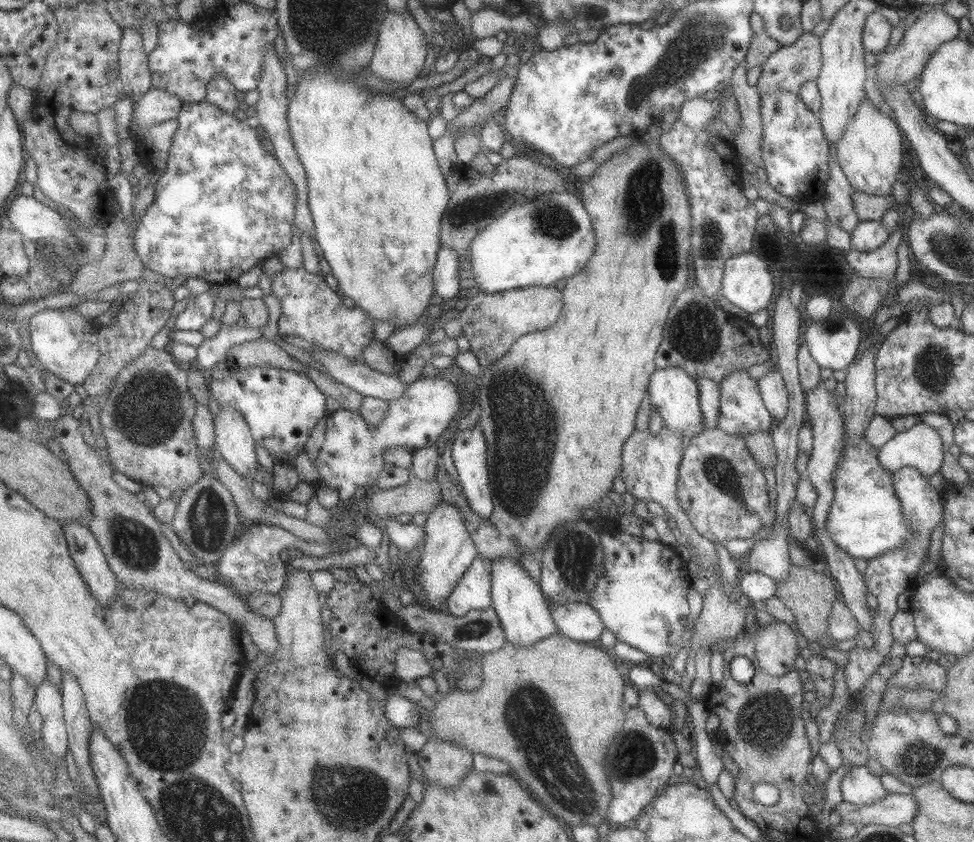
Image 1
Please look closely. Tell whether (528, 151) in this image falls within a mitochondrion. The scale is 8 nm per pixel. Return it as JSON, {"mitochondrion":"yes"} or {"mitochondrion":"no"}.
{"mitochondrion":"no"}

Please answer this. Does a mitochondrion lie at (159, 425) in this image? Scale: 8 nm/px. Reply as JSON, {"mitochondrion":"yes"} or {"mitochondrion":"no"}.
{"mitochondrion":"yes"}

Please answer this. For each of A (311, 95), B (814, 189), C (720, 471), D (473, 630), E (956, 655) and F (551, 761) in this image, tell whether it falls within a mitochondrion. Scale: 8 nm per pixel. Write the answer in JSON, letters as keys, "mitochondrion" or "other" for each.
{"A":"other","B":"other","C":"mitochondrion","D":"mitochondrion","E":"other","F":"mitochondrion"}

